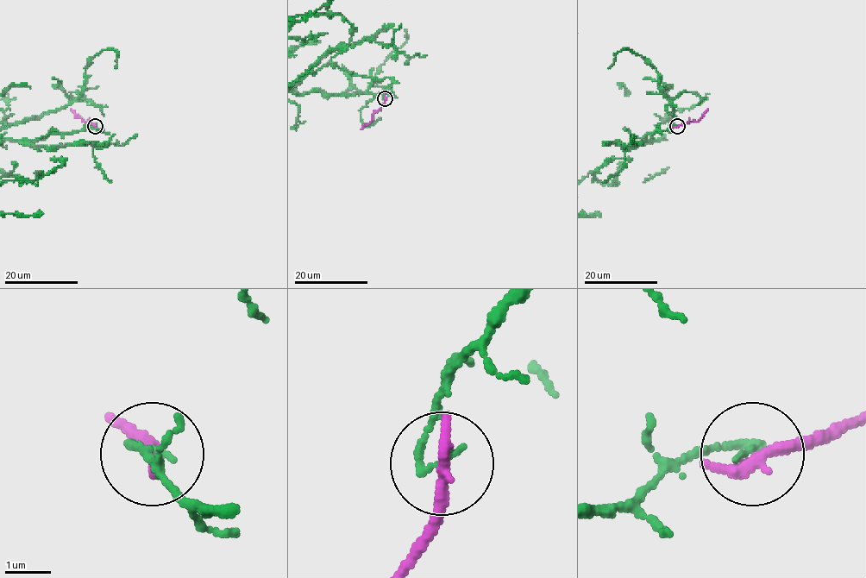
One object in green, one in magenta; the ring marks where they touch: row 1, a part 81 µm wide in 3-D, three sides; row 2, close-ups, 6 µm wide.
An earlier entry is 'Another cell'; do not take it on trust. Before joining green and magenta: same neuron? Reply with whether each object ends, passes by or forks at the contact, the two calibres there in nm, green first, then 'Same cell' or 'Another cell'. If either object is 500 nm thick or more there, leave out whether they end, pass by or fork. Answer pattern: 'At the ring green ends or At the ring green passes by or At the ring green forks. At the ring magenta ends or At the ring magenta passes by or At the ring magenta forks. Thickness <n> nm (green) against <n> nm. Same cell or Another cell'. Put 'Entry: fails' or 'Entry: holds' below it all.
At the ring green ends. At the ring magenta ends. Thickness 160 nm (green) against 360 nm. Another cell
Entry: holds

